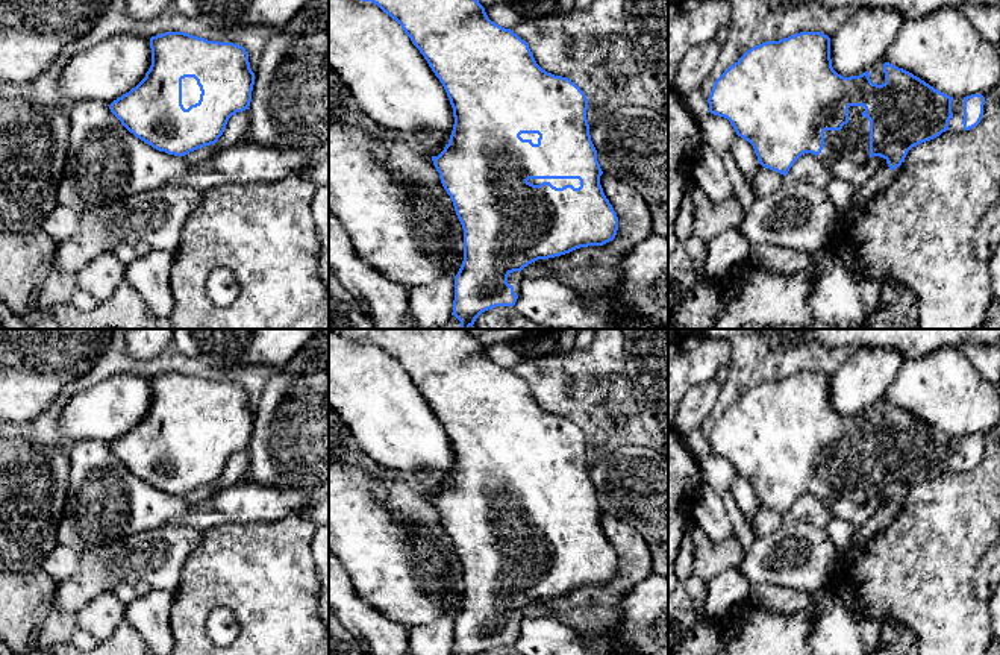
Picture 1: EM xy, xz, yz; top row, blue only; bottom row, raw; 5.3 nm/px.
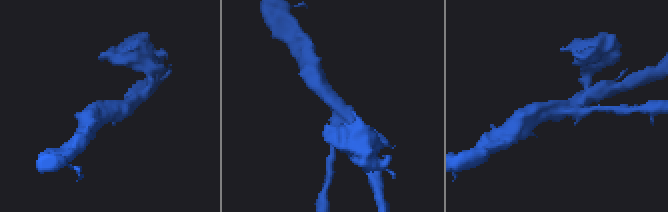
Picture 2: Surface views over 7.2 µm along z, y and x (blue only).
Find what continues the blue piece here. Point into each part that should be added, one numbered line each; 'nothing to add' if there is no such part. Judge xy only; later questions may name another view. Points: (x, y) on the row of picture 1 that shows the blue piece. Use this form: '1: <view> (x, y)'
1: xy (191, 91)

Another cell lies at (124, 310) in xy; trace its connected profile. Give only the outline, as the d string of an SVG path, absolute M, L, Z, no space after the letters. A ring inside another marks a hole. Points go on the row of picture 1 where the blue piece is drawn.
M124 277L115 291L92 311L80 311L71 303L36 308L23 317L30 328L42 315L52 315L59 329L144 329L147 308L138 291Z

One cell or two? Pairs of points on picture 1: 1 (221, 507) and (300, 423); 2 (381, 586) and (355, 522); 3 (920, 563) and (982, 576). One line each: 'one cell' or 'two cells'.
1: two cells
2: one cell
3: two cells

